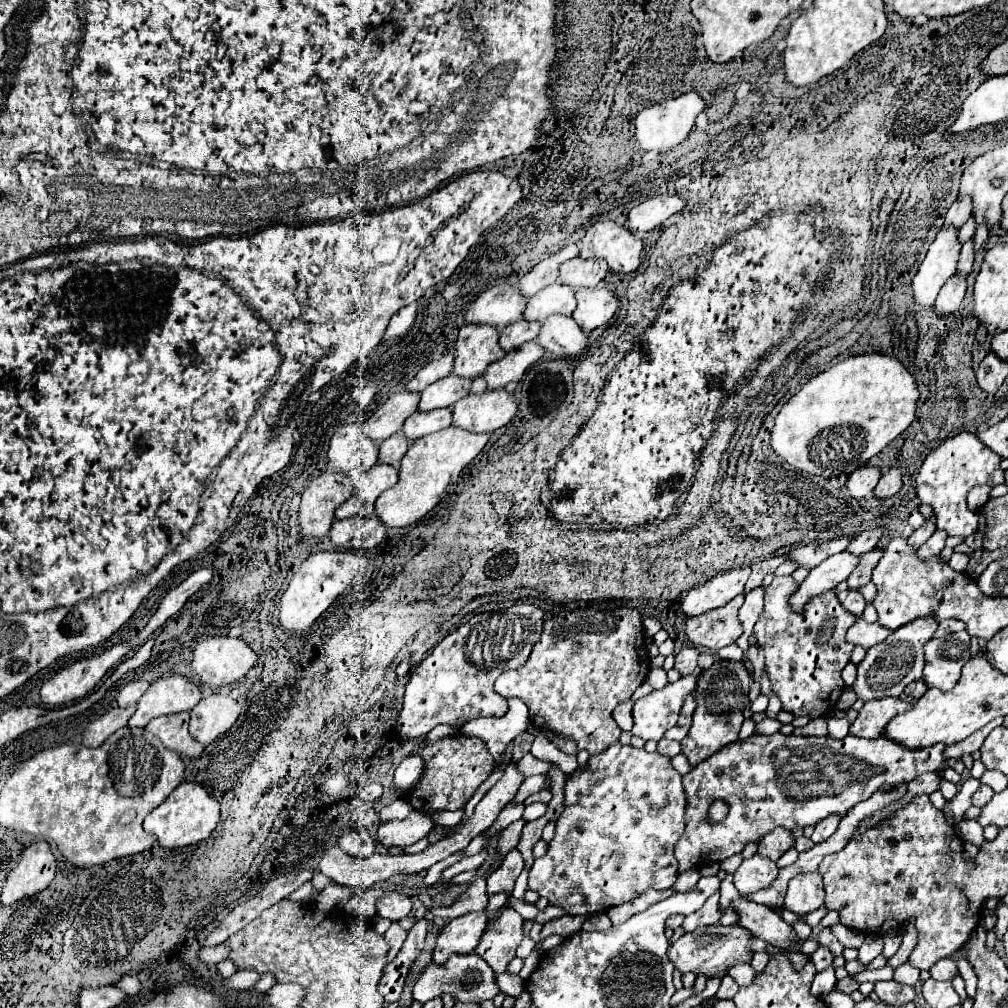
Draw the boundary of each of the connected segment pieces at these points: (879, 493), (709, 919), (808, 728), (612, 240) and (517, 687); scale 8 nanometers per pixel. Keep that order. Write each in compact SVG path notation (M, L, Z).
M886 469L874 489L874 495L878 499L888 499L892 495L896 495L902 487L902 473L900 469Z
M716 891L714 895L710 895L706 899L706 903L694 915L688 915L684 919L684 925L682 927L690 933L690 931L694 931L698 927L704 927L704 925L716 925L720 921L720 917L722 917L720 907L718 907L718 899L720 899L720 893Z
M826 719L810 721L808 725L804 725L804 727L800 727L800 729L794 729L792 735L816 735L816 737L828 735L828 731L826 731Z
M614 221L594 223L580 241L580 257L606 259L616 273L632 273L640 265L642 241Z
M586 607L558 613L544 621L540 641L534 643L528 661L514 671L502 673L494 689L506 699L522 699L536 729L564 733L576 741L578 749L586 749L590 755L602 753L622 733L612 719L612 709L630 699L650 671L642 635L642 617L636 609L616 607L602 611Z

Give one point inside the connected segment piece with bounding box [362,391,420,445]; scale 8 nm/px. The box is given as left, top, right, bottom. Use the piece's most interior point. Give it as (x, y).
(390, 417)

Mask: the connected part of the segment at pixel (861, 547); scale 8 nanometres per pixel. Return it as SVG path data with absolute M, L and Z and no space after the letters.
M882 525L872 527L872 529L868 529L868 531L862 531L862 533L860 533L852 543L850 543L850 547L848 547L846 551L852 551L854 555L868 553L868 551L876 549L876 543L880 541L882 533L884 533L884 527L882 527Z

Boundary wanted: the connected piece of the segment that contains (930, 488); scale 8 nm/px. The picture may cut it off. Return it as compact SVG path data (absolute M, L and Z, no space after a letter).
M958 433L928 453L916 477L916 495L934 509L938 529L944 529L952 537L970 537L978 529L978 515L966 507L966 493L982 483L992 487L1004 483L1000 457L978 441L974 433Z

